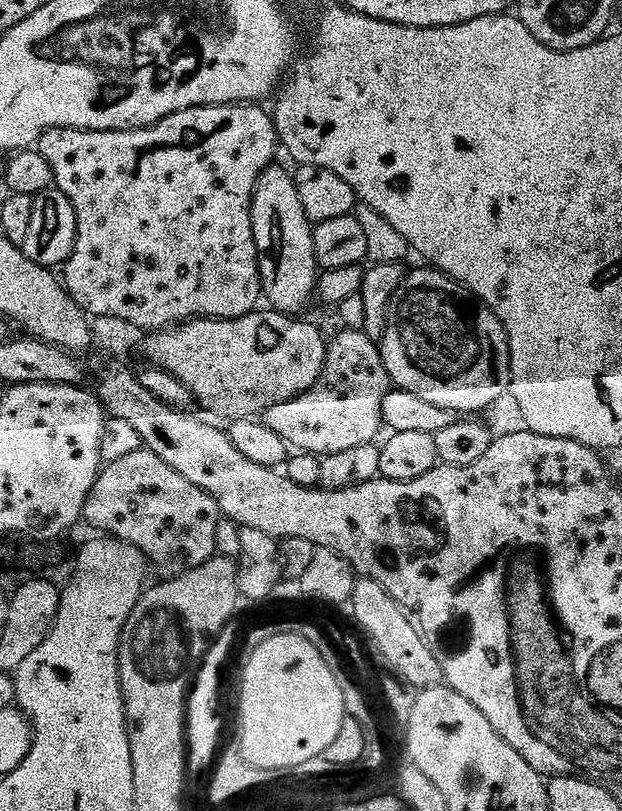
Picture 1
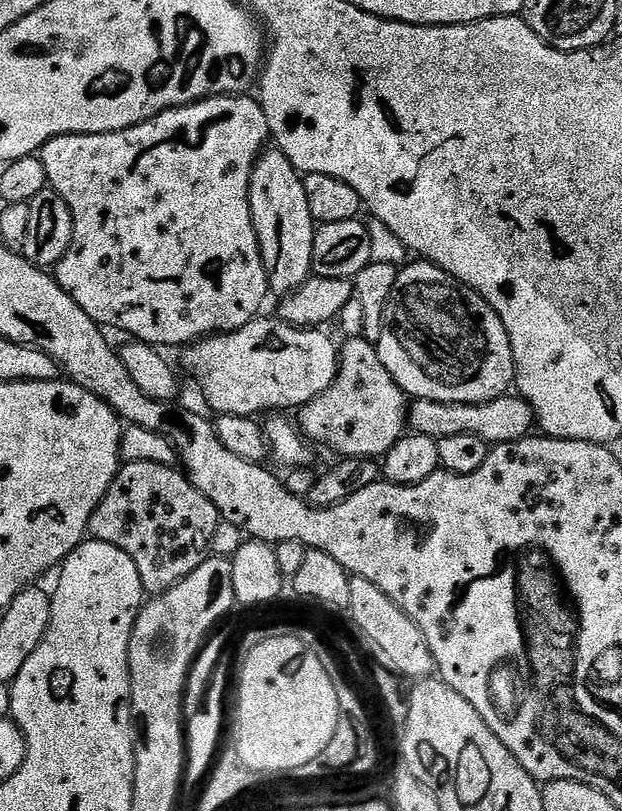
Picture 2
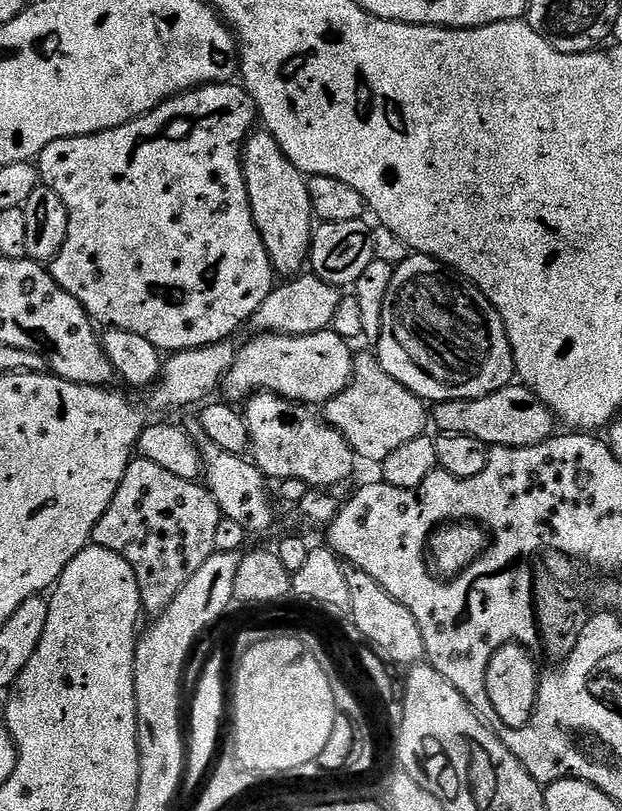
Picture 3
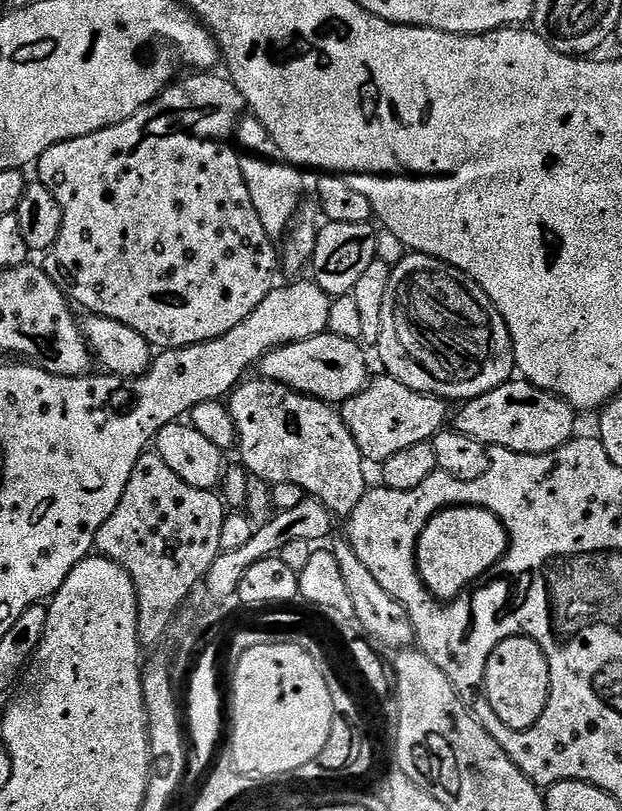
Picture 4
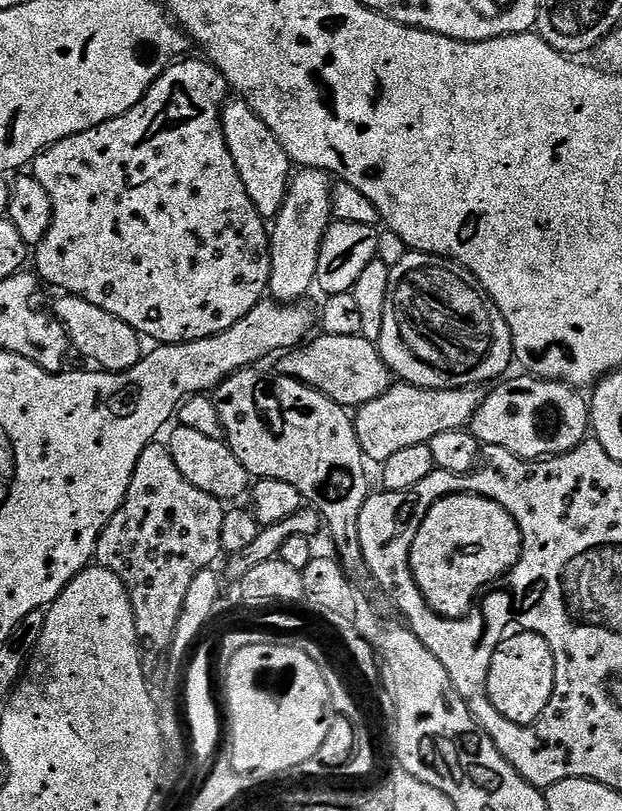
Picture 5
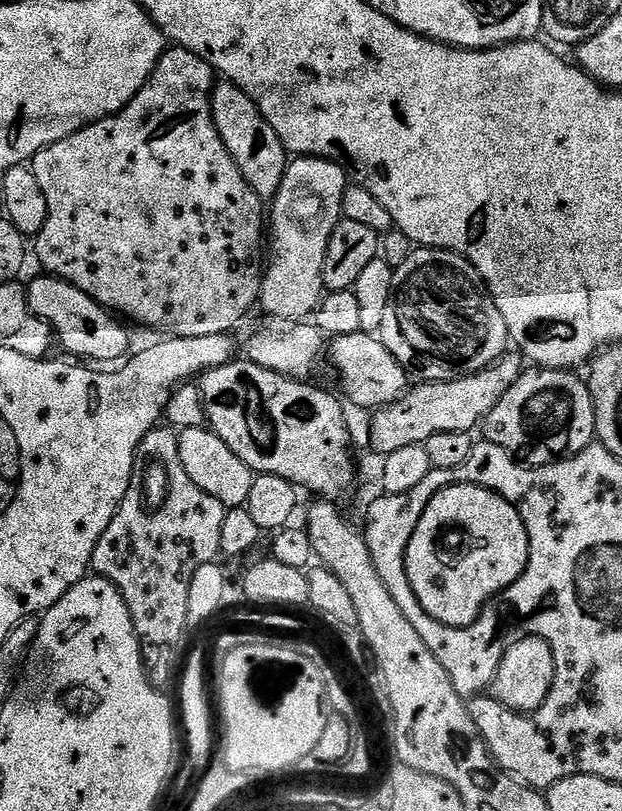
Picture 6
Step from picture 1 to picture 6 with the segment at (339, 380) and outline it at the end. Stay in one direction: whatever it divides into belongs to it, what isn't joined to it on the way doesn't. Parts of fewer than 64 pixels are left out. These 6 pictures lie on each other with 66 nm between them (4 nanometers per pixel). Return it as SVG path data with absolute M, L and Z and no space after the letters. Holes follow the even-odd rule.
M505 354L486 370L463 376L457 380L433 380L417 383L404 393L399 400L379 409L372 420L372 448L380 452L381 457L389 456L402 446L424 444L434 434L451 432L471 433L472 428L479 429L484 419L502 402L502 396L526 370L526 361L519 354Z

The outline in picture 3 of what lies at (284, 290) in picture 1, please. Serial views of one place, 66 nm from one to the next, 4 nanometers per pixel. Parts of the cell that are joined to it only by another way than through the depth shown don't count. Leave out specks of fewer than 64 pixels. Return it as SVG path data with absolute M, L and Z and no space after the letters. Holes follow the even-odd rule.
M256 130L244 141L242 153L244 181L254 214L254 222L262 234L262 242L270 254L270 262L281 277L292 278L305 267L312 250L314 217L310 206L308 181L282 154L278 142L266 130Z

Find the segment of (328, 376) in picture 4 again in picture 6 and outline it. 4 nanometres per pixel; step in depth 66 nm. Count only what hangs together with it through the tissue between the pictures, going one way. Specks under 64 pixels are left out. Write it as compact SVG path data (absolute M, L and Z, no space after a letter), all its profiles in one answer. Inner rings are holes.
M355 332L345 336L337 336L331 341L330 352L336 355L336 364L340 367L339 391L346 397L347 403L356 408L372 408L379 410L399 400L405 392L409 391L409 373L386 350L386 346L375 335L366 332Z

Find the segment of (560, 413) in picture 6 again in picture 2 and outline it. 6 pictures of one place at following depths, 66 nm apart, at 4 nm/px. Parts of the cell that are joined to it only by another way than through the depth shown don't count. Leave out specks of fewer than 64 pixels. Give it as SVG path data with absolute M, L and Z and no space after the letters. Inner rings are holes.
M505 394L485 404L447 404L433 400L412 400L408 406L407 427L417 436L429 436L439 442L454 434L474 434L489 444L509 444L529 435L534 428L532 407L519 394Z

